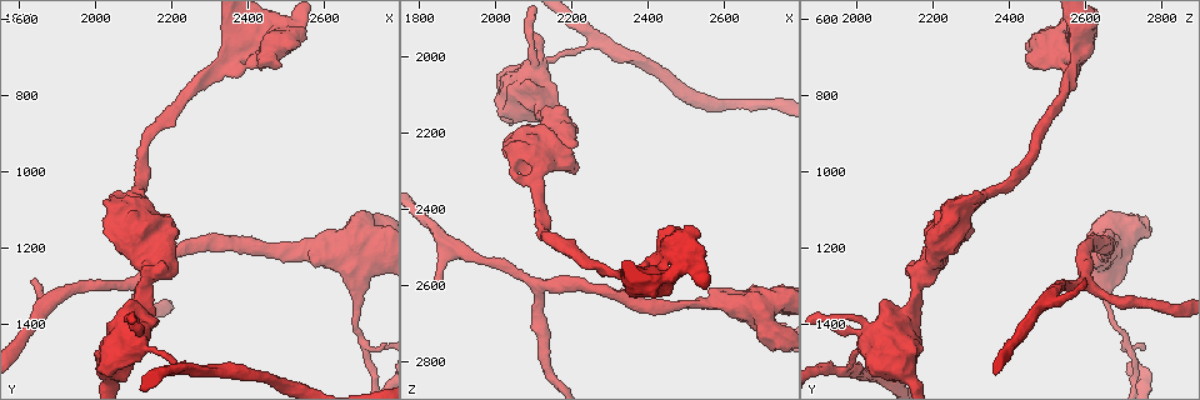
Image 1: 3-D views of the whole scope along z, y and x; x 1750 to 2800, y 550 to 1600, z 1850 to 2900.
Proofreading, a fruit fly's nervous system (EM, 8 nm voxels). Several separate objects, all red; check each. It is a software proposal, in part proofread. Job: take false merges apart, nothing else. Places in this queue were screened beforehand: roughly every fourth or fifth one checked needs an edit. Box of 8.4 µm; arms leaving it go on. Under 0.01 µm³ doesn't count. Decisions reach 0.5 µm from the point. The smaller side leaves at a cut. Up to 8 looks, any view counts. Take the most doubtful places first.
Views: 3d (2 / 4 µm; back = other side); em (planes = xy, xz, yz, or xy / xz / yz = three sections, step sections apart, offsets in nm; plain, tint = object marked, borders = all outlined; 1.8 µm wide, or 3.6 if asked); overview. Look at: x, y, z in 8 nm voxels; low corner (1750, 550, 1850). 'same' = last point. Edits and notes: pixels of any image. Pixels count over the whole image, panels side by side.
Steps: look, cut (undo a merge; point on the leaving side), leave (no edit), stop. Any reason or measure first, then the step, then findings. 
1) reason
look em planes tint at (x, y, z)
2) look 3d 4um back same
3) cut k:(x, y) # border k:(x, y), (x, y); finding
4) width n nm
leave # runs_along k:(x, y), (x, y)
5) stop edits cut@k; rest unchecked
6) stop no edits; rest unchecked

a fork
look em planes tint at (2705, 1445, 2710)

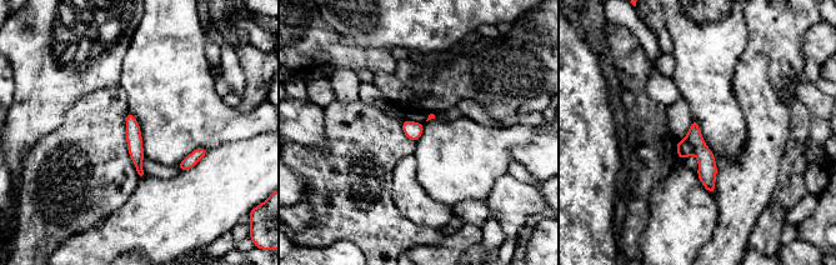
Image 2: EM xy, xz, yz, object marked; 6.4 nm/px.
cut 2:(684, 149) # a second neuron is stuck on

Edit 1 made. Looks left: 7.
sudden change in width
look 3d 2um at (2335, 730, 2580)

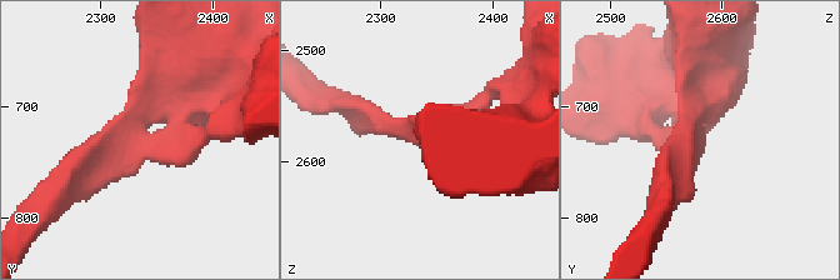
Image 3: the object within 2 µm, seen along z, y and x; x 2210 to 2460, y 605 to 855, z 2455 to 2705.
need the tissue
look em planes plain at (2342, 726, 2578)

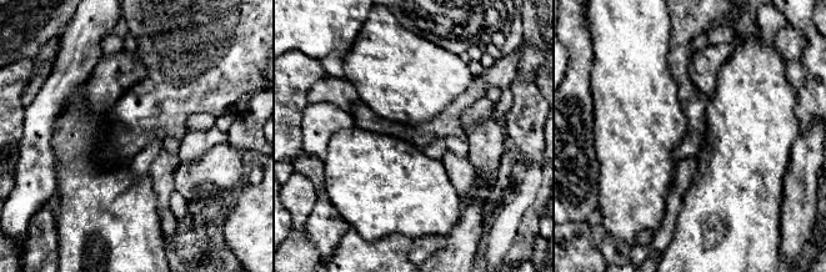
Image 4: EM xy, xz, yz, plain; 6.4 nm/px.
look em planes tint same

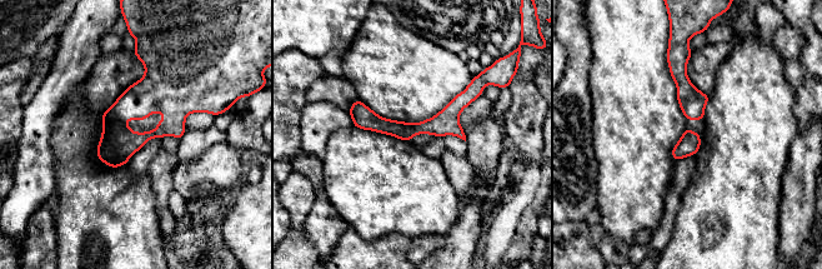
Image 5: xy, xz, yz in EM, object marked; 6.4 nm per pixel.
width 130 nm
leave # runs_along 5:(474, 90), (434, 126), (352, 111); one neuron here

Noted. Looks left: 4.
calibre changes
look em planes tint at (2090, 1385, 1950)

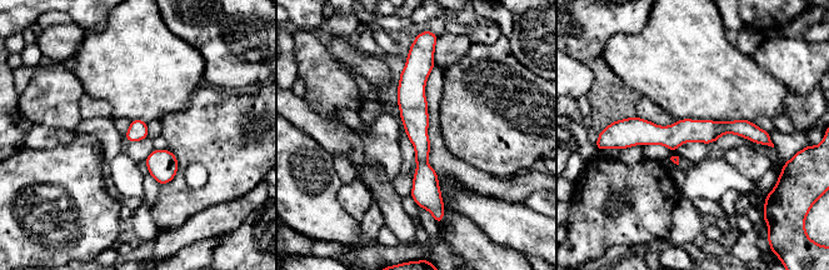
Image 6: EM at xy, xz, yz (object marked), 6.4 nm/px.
width 120 nm
leave # runs_along 6:(410, 58), (413, 113), (430, 206); one neuron here

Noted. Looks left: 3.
stop edits cut@2; rest unchecked

